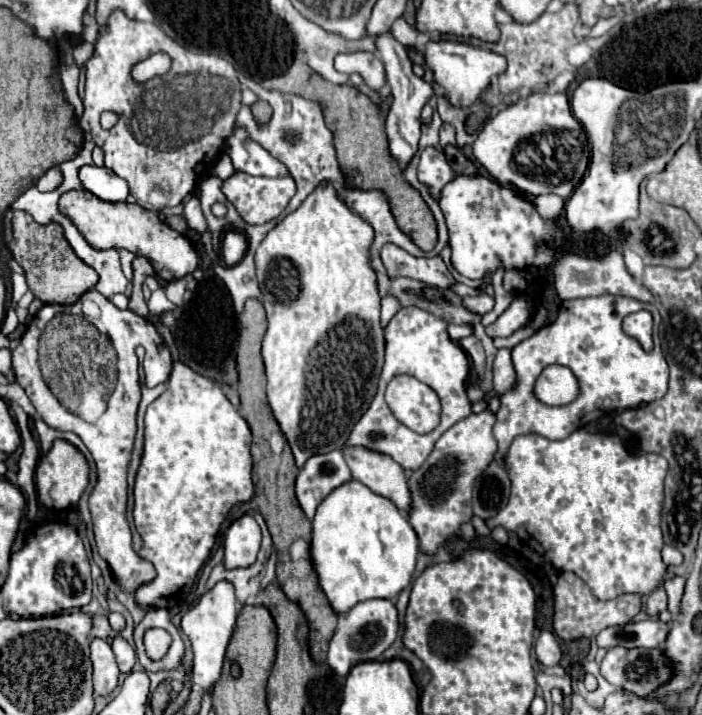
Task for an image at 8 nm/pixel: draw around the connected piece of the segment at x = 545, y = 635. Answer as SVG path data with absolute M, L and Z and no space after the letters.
M542 631L542 633L540 633L540 637L538 637L536 643L534 643L534 651L536 651L538 661L540 661L542 665L546 665L546 667L558 665L560 655L562 655L562 653L560 653L560 645L558 645L554 633L550 633L550 631Z

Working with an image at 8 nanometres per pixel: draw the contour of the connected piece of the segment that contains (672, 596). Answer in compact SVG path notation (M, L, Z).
M674 577L674 579L668 579L664 583L664 589L668 593L668 611L672 615L676 615L680 611L680 599L682 599L682 591L684 591L684 577Z

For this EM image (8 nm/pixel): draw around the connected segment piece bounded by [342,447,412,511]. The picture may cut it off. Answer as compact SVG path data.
M346 447L342 451L356 481L364 483L370 491L390 499L400 511L410 509L412 497L408 481L404 469L394 463L394 459L364 447Z

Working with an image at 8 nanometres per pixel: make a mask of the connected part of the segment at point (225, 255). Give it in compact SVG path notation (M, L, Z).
M226 229L222 233L222 249L220 261L226 267L236 265L246 253L246 235L240 229Z

